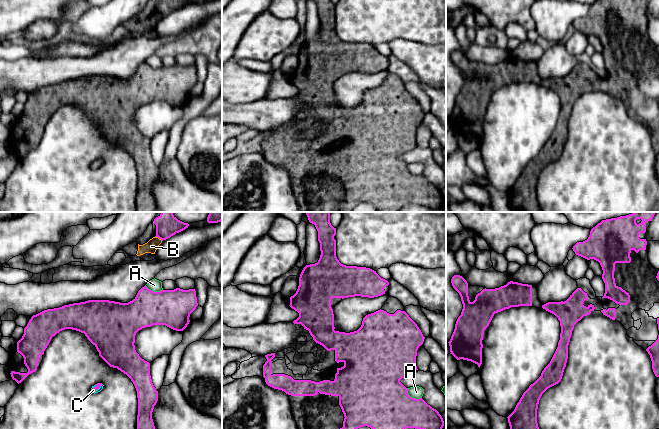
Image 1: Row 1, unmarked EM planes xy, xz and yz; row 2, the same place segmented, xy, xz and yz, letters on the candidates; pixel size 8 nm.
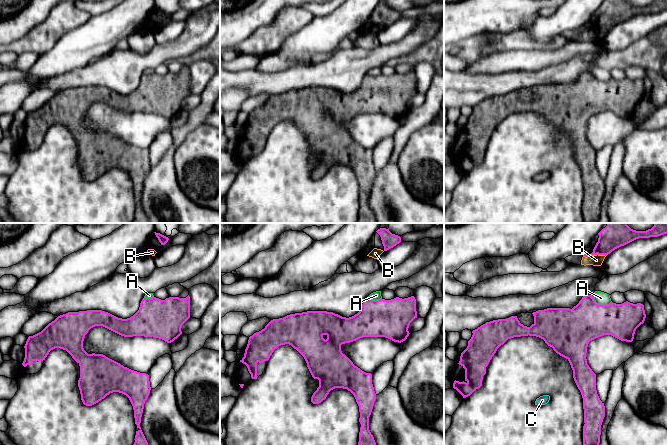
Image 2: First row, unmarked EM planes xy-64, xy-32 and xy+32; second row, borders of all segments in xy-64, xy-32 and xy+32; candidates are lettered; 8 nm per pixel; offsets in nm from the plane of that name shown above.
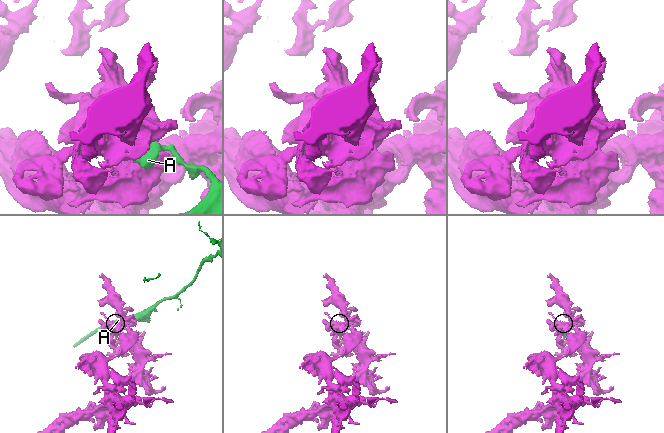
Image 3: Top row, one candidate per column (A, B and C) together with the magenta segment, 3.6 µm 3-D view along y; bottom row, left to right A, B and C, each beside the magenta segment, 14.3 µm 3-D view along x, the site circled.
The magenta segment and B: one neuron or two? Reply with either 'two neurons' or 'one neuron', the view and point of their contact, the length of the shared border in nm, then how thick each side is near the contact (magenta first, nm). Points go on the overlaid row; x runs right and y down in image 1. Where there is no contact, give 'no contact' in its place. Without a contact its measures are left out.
one neuron; contact xy (159, 238); length 70 nm; calibres 180 and 100 nm

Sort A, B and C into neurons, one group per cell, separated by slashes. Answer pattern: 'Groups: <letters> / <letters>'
Groups: A / B C

